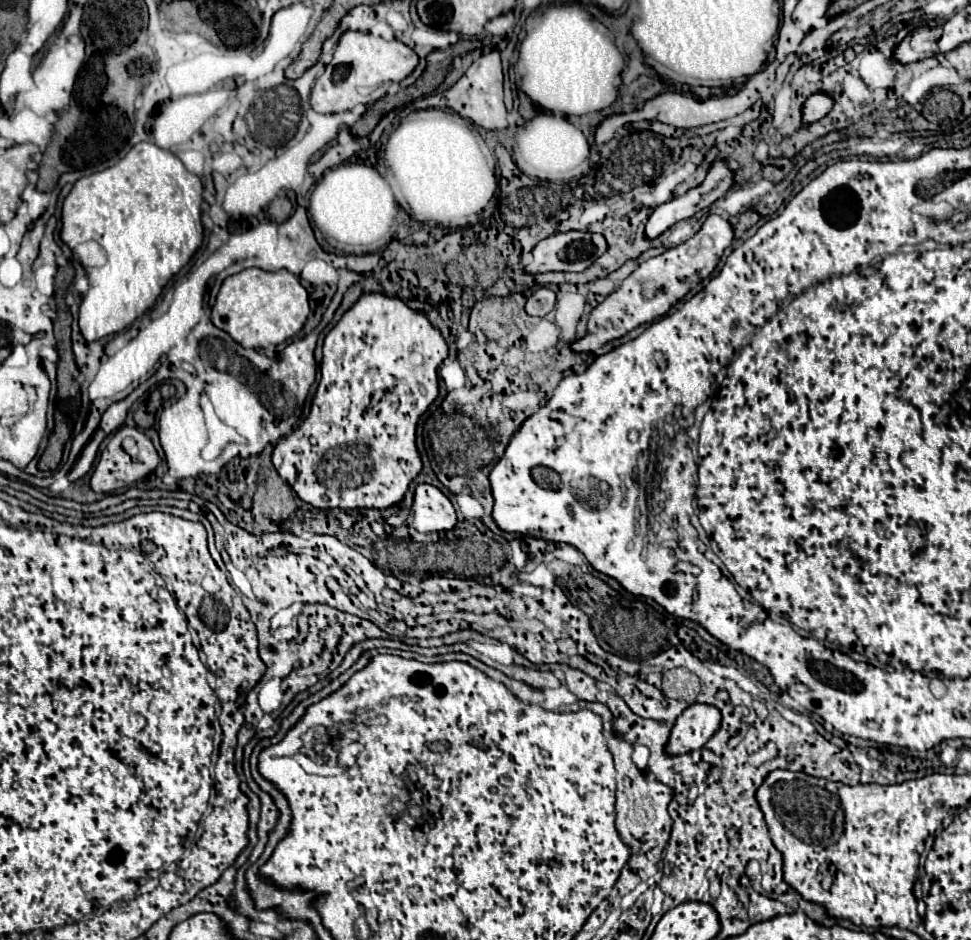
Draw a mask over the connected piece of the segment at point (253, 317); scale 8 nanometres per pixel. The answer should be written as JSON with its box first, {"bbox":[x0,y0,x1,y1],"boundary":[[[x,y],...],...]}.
{"bbox":[212,267,308,349],"boundary":[[[252,267],[230,275],[222,283],[216,305],[212,307],[212,323],[226,331],[242,347],[266,349],[268,345],[284,343],[296,335],[302,329],[308,313],[308,293],[296,275],[286,269],[270,273]]]}

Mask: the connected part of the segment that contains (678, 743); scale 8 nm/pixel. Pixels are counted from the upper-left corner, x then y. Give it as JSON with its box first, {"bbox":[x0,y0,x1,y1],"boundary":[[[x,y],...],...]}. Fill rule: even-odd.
{"bbox":[666,703,720,755],"boundary":[[[692,703],[674,723],[670,741],[666,745],[668,755],[682,755],[694,749],[702,749],[706,741],[720,729],[720,709],[706,703]]]}

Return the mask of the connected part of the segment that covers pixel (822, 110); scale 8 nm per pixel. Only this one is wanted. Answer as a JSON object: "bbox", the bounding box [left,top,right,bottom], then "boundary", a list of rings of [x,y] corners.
{"bbox":[802,93,832,125],"boundary":[[[816,93],[816,95],[808,97],[806,103],[804,103],[804,109],[802,109],[804,123],[808,125],[808,123],[814,123],[814,121],[822,119],[830,109],[832,109],[832,99],[828,95]]]}

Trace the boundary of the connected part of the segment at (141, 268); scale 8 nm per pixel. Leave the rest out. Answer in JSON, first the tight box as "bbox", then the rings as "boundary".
{"bbox":[60,143,204,341],"boundary":[[[138,143],[134,145],[126,157],[122,157],[114,167],[98,171],[88,177],[80,177],[72,191],[66,195],[62,205],[62,229],[60,239],[74,249],[88,239],[98,241],[106,253],[108,261],[104,267],[88,269],[90,289],[82,297],[80,305],[80,331],[86,341],[100,341],[108,335],[116,335],[124,331],[136,317],[148,311],[164,285],[172,275],[176,275],[198,251],[204,239],[204,227],[200,221],[200,205],[202,205],[202,181],[200,177],[186,171],[182,161],[154,143]]]}

